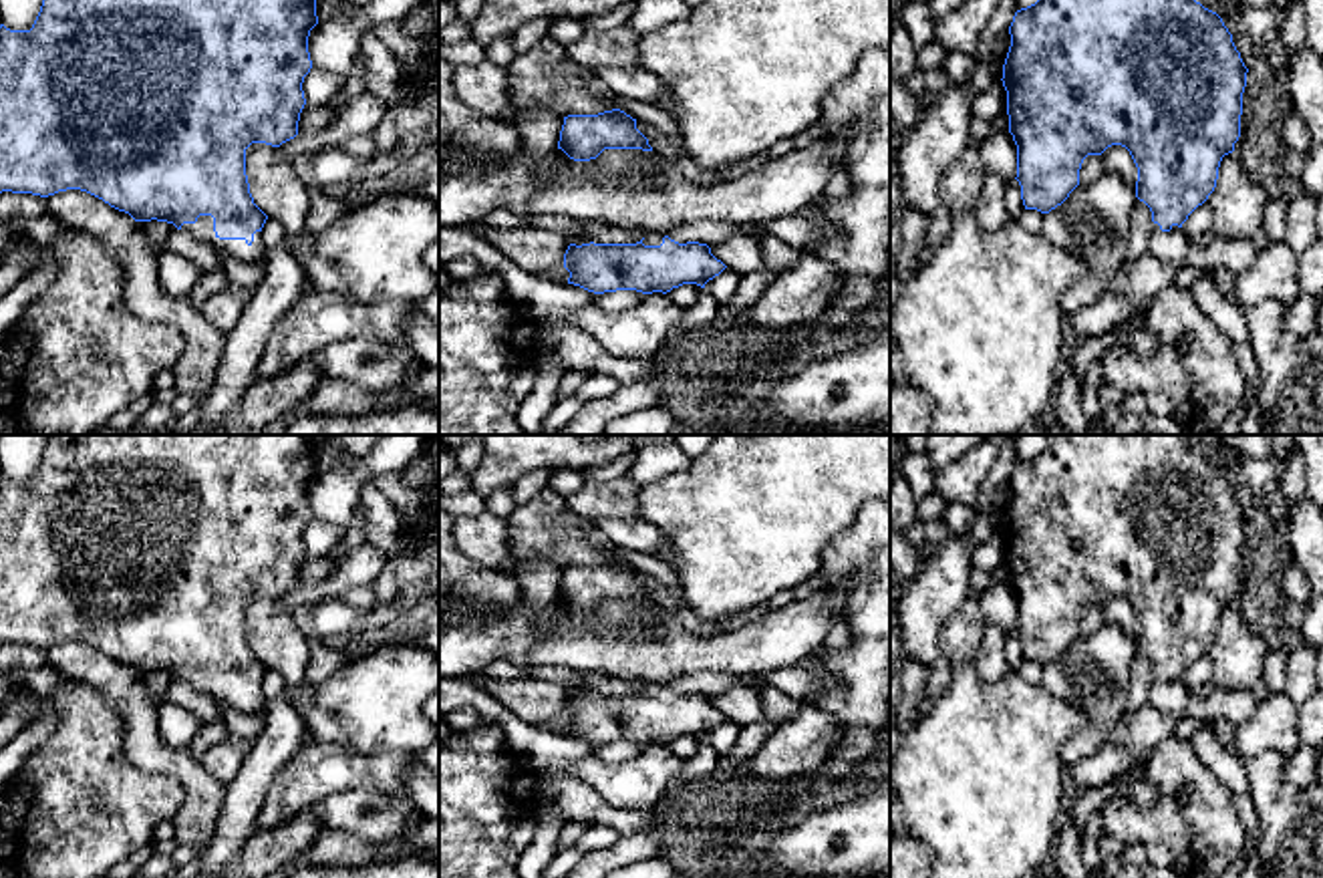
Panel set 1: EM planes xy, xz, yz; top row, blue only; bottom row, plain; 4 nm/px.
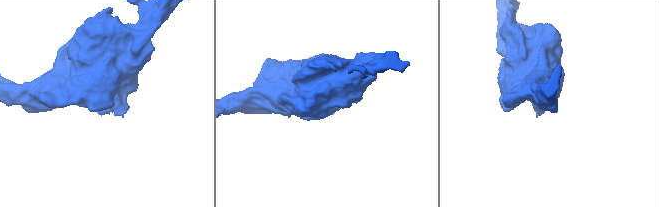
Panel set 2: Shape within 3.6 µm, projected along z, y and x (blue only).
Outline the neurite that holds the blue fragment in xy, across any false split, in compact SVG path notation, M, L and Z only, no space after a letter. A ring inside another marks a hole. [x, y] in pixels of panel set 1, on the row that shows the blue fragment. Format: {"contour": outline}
{"contour": "M42 0L30 30L10 30L0 24L0 193L48 197L81 189L129 213L135 222L173 224L238 260L264 268L268 250L262 228L268 215L250 193L246 149L252 143L280 147L298 135L300 113L306 105L302 83L312 68L308 36L316 24L316 0Z"}

